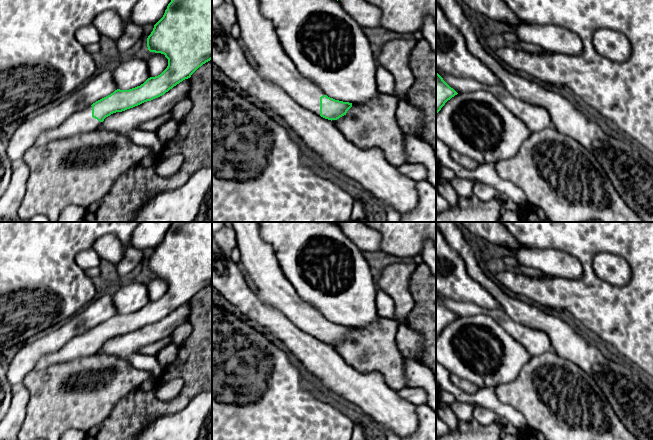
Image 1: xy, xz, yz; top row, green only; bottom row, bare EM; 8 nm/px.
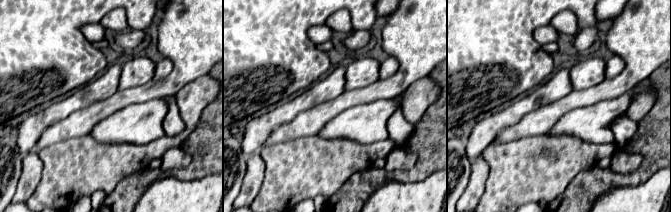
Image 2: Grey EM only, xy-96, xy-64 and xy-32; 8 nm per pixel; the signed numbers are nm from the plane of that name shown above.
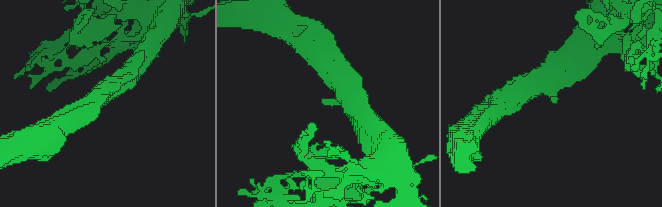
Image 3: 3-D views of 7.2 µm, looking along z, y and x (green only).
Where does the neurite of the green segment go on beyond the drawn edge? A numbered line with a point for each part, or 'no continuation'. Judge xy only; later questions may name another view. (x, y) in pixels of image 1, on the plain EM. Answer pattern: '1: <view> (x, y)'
1: xy (81, 346)

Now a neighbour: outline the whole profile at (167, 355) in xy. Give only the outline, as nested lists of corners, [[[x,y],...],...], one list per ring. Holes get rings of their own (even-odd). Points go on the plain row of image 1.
[[[168,344],[164,348],[162,348],[155,357],[158,360],[159,364],[162,366],[162,369],[165,370],[165,368],[169,364],[174,363],[178,352],[179,346],[174,344]]]

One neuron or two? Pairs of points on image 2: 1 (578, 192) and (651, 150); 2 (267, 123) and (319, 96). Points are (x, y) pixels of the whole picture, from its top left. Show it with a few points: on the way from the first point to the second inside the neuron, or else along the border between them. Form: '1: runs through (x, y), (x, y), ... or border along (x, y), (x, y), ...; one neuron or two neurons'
1: runs through (599, 180), (632, 179), (642, 171); one neuron
2: runs through (280, 114), (306, 100); one neuron

